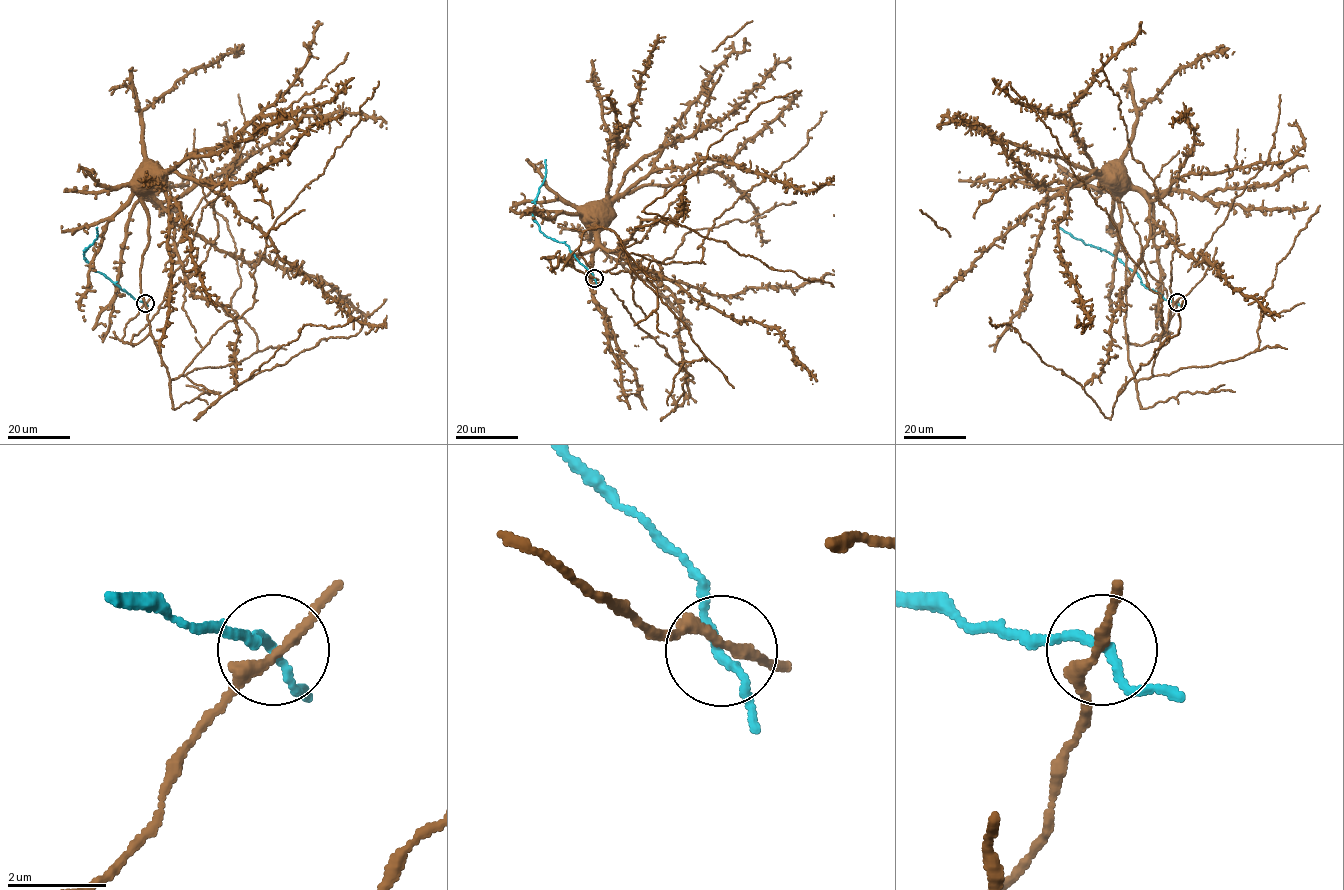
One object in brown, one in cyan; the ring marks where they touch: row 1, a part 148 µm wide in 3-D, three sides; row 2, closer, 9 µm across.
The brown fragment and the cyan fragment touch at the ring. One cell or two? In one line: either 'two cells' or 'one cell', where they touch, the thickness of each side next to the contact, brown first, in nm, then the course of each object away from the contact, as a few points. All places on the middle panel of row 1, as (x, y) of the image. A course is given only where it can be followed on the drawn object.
two cells; at (594, 278); 200 nm thick on the brown side, 170 nm on the other; brown runs (594, 278), (575, 268), (570, 257), (584, 232), (598, 226), (589, 227), (596, 221), (591, 219), (595, 204); cyan runs (594, 278), (569, 248), (547, 237), (533, 218), (534, 201), (545, 175), (546, 159)

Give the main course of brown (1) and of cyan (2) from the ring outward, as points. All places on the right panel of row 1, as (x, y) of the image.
1: (1177, 302), (1156, 339), (1142, 345), (1128, 341), (1124, 320), (1126, 255), (1120, 242), (1120, 208), (1103, 175)
2: (1177, 302), (1165, 300), (1147, 288), (1136, 272), (1117, 258), (1085, 245), (1058, 227)

